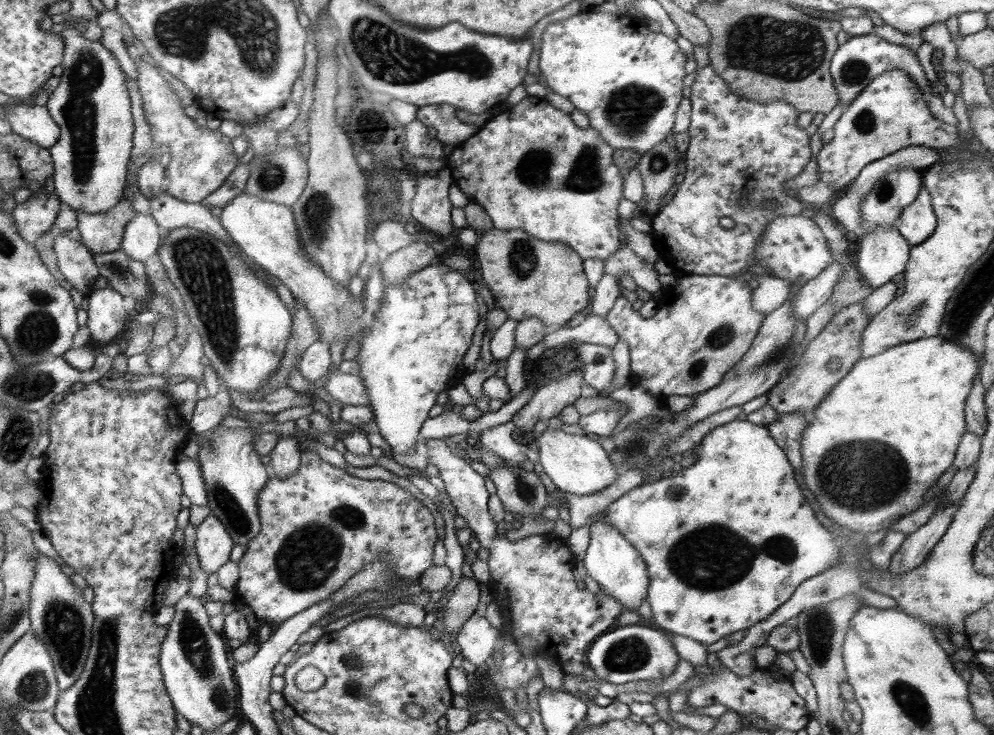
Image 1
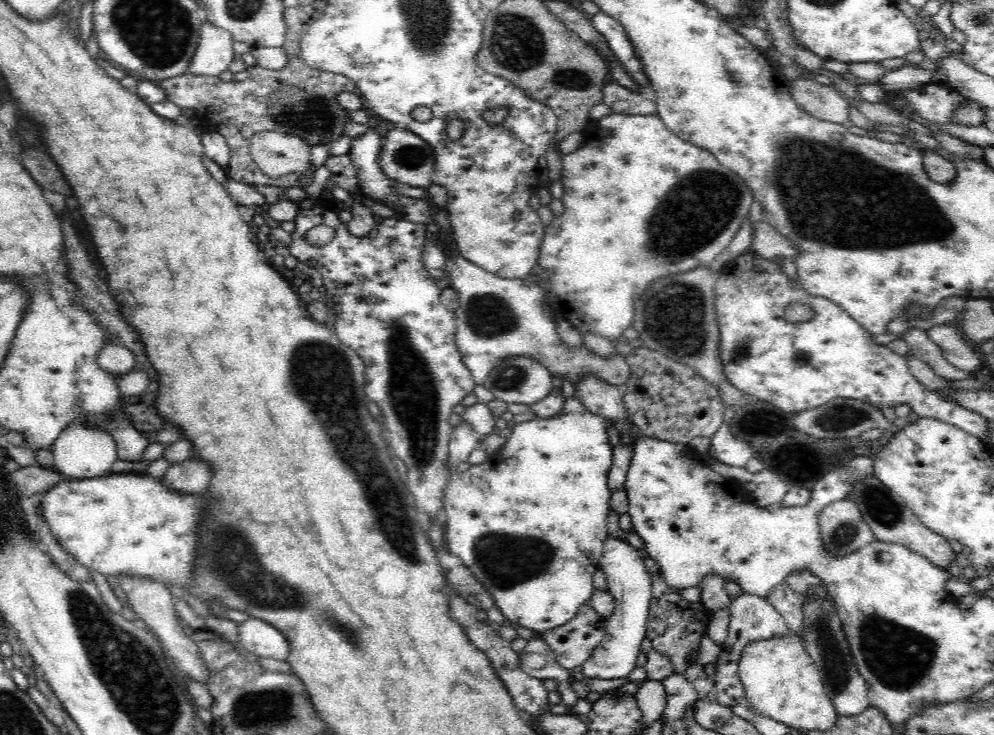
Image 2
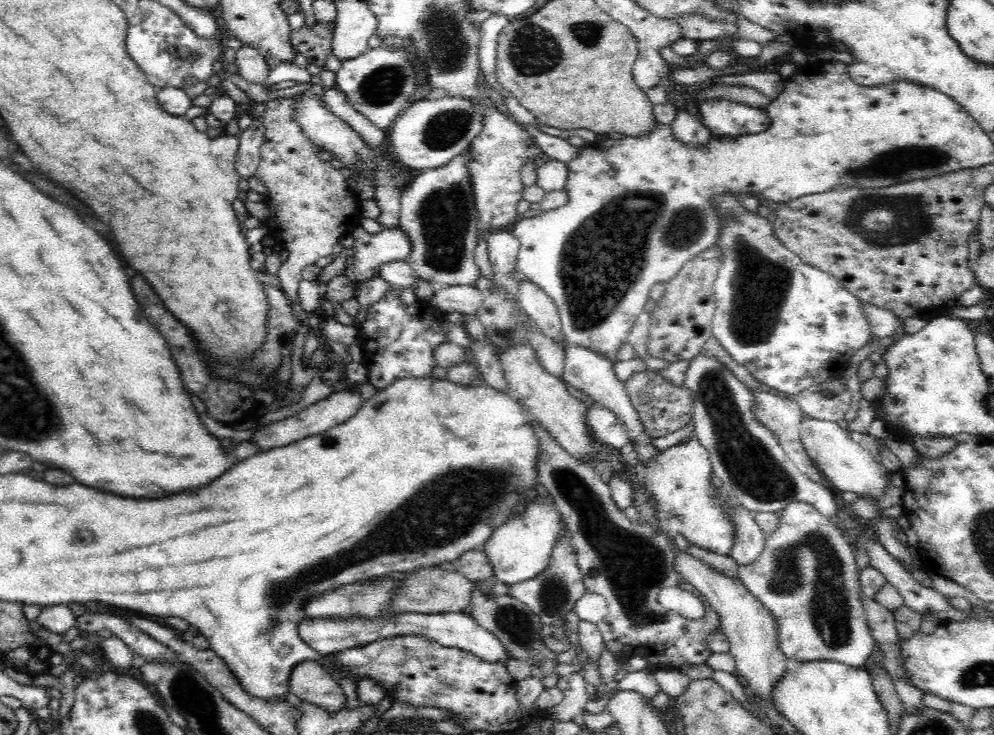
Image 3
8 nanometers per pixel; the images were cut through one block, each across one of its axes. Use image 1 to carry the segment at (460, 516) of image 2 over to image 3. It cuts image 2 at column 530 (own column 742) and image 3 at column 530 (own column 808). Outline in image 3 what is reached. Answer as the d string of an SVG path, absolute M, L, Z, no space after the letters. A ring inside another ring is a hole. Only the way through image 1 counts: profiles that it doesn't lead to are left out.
M539 498L535 501L525 499L526 508L521 517L510 516L506 524L494 530L490 540L484 544L484 552L490 559L496 580L507 586L534 578L548 565L551 550L557 538L566 530L555 503L551 498Z

